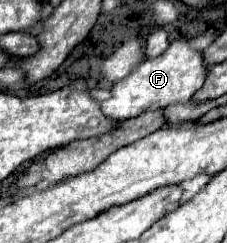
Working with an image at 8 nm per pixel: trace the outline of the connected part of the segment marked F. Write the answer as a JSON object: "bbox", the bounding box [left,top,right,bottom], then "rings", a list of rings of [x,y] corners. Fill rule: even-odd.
{"bbox":[102,37,210,121],"rings":[[[178,37],[160,57],[146,59],[134,73],[114,83],[112,97],[102,101],[102,113],[116,121],[124,121],[138,117],[144,111],[154,111],[172,103],[186,103],[202,87],[208,71],[210,67],[204,61],[204,51],[194,49],[190,37]]]}

